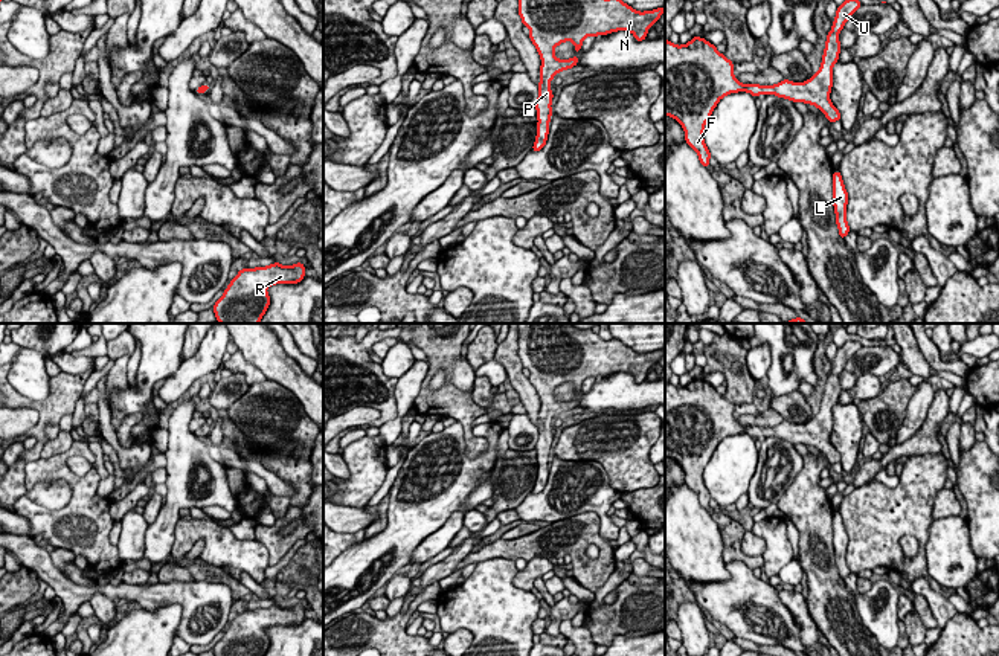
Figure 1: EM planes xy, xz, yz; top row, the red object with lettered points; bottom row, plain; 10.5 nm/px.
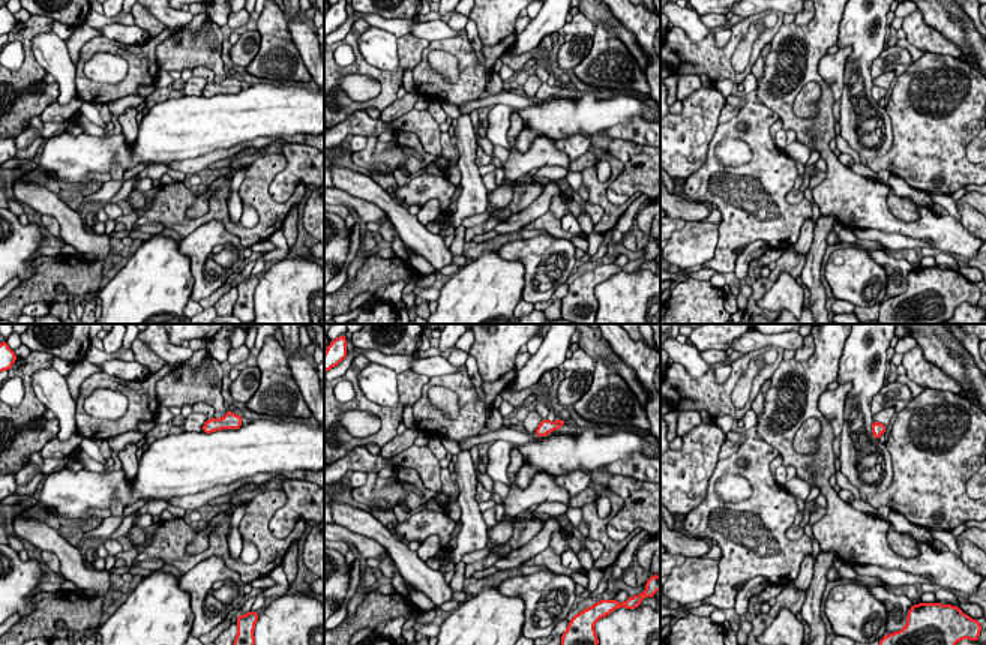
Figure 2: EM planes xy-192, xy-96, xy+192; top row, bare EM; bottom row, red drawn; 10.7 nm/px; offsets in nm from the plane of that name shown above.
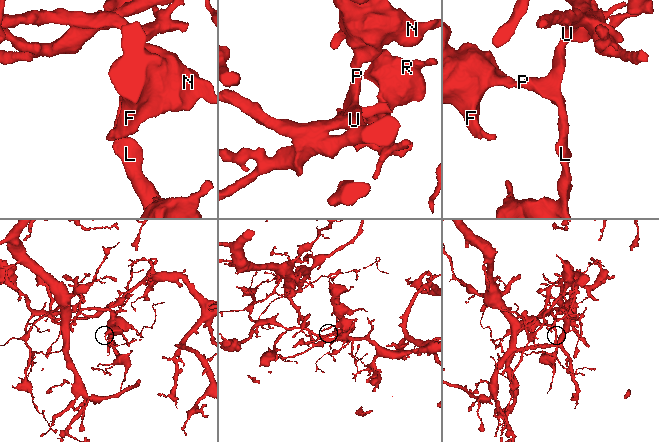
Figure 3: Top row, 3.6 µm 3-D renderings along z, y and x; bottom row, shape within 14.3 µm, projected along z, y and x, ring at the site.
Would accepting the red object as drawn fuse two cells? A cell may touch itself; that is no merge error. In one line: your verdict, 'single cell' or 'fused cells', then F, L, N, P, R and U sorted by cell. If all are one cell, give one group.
single cell; F L N P R U

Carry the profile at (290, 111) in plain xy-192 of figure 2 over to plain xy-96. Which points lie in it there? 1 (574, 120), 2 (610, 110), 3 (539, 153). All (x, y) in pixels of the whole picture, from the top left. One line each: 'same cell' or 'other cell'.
1: same cell
2: same cell
3: other cell

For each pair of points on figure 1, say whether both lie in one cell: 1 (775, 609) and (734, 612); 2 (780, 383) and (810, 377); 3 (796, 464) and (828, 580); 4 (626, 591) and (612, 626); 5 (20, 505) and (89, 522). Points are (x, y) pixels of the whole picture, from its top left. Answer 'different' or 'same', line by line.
1: same
2: same
3: different
4: same
5: same

